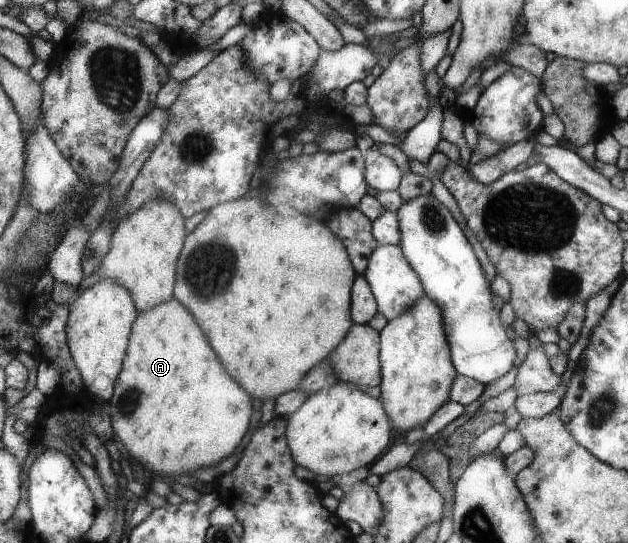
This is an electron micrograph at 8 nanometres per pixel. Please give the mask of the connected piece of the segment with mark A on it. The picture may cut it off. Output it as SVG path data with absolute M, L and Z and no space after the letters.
M169 299L149 312L137 313L137 324L132 326L124 366L121 367L121 376L117 377L117 388L113 388L112 395L113 400L108 400L107 405L113 440L125 455L132 456L131 459L136 459L141 467L147 467L159 476L177 476L217 464L235 450L241 436L249 428L249 396L235 380L227 376L195 320L177 300Z

